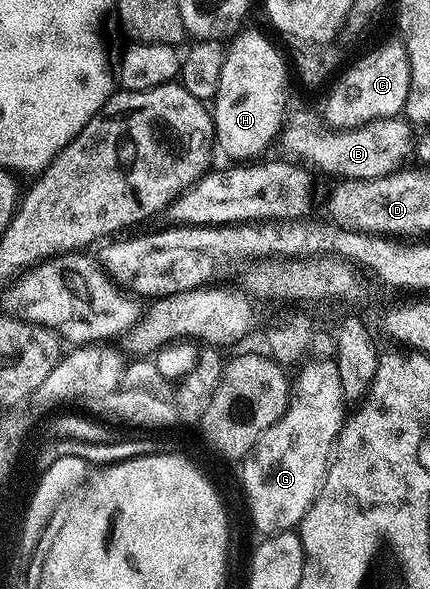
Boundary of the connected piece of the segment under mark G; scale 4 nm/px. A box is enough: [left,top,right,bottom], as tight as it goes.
[241,359,344,537]

